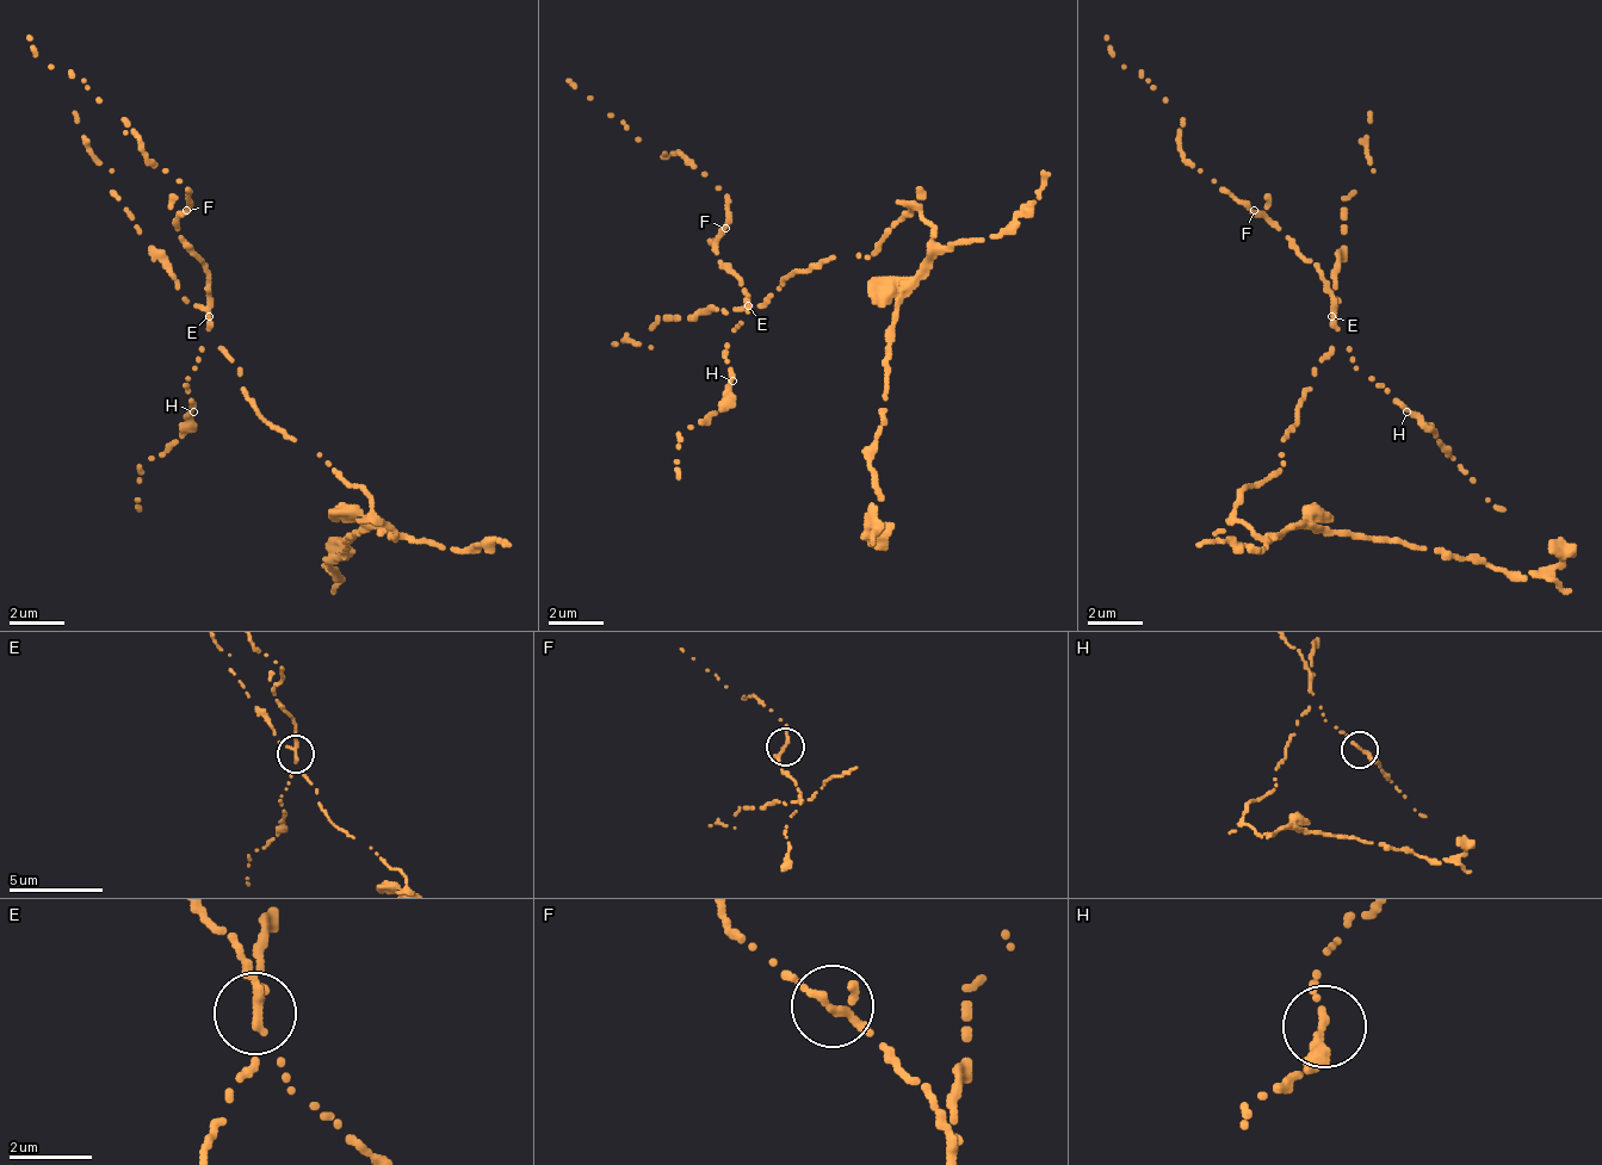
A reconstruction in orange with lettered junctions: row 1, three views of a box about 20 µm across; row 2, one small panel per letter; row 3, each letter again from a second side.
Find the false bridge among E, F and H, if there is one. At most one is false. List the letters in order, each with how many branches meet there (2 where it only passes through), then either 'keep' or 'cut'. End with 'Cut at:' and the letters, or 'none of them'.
E: branches 2; cut
F: branches 2; keep
H: branches 2; keep
Cut at: E

